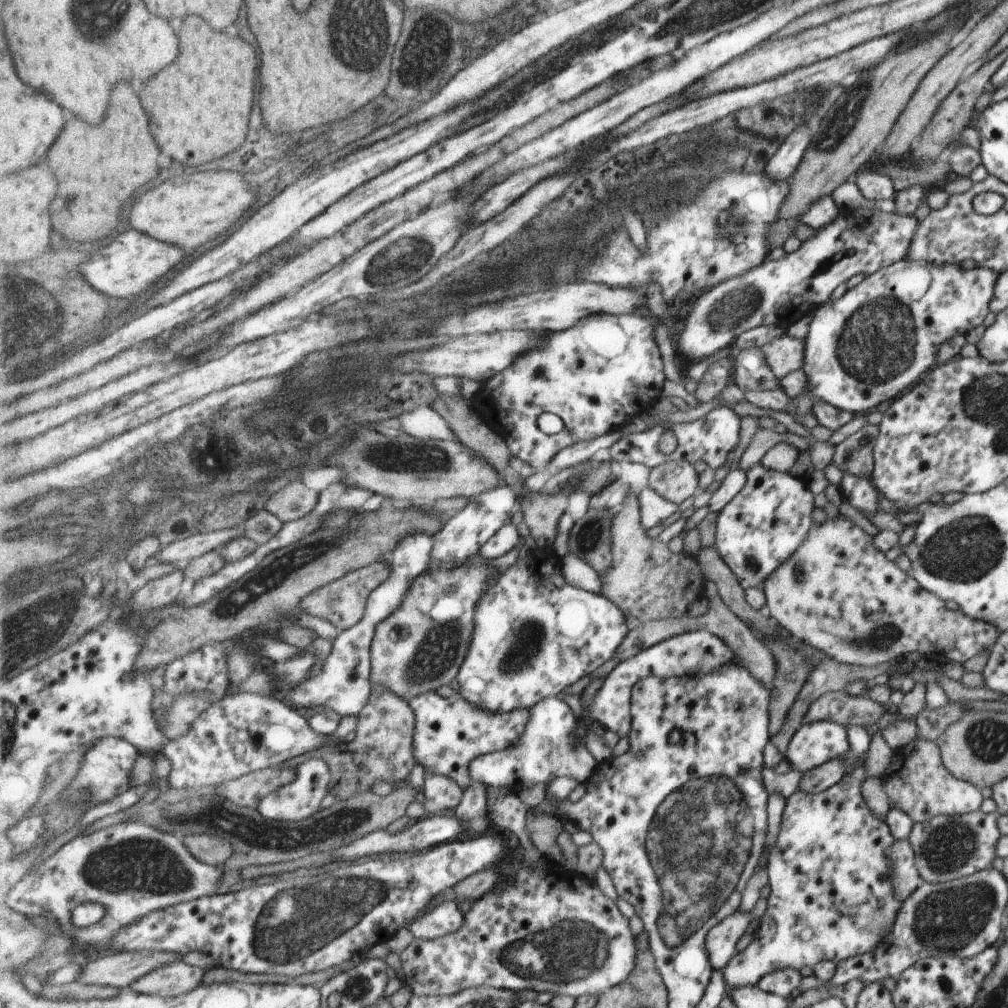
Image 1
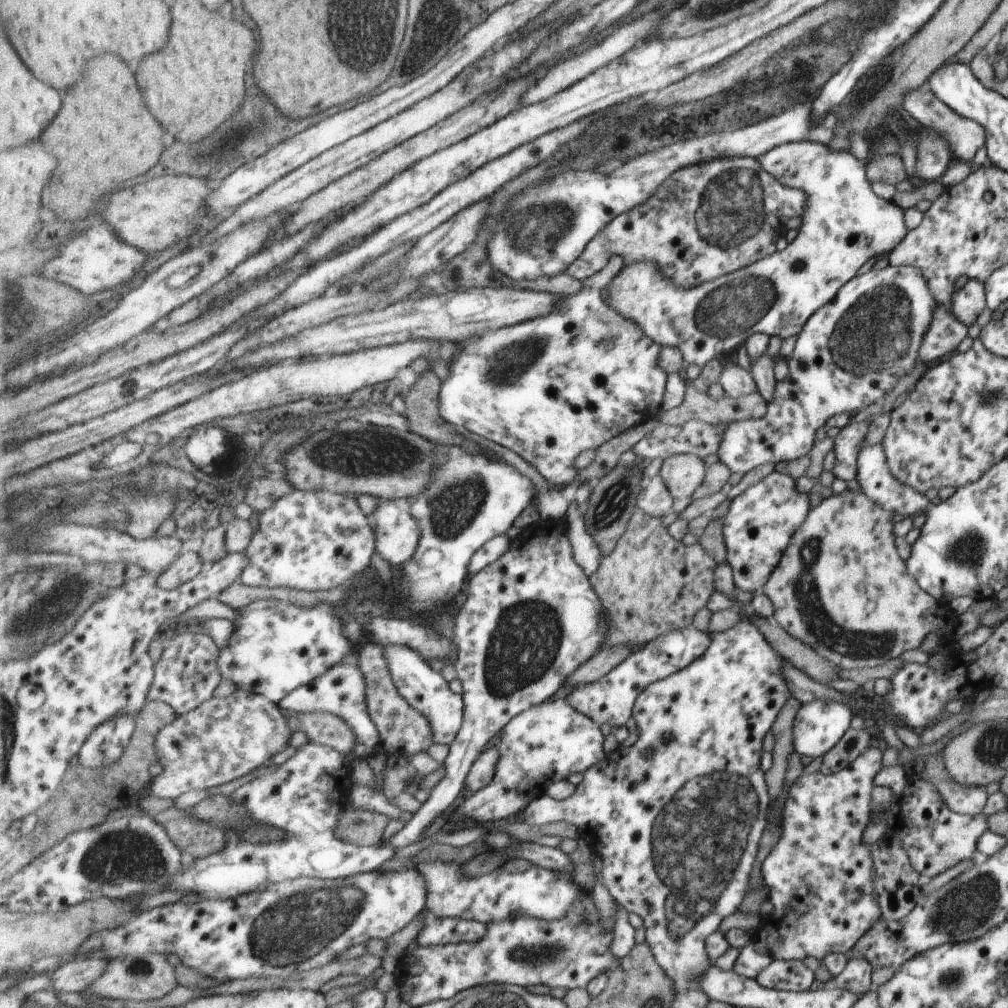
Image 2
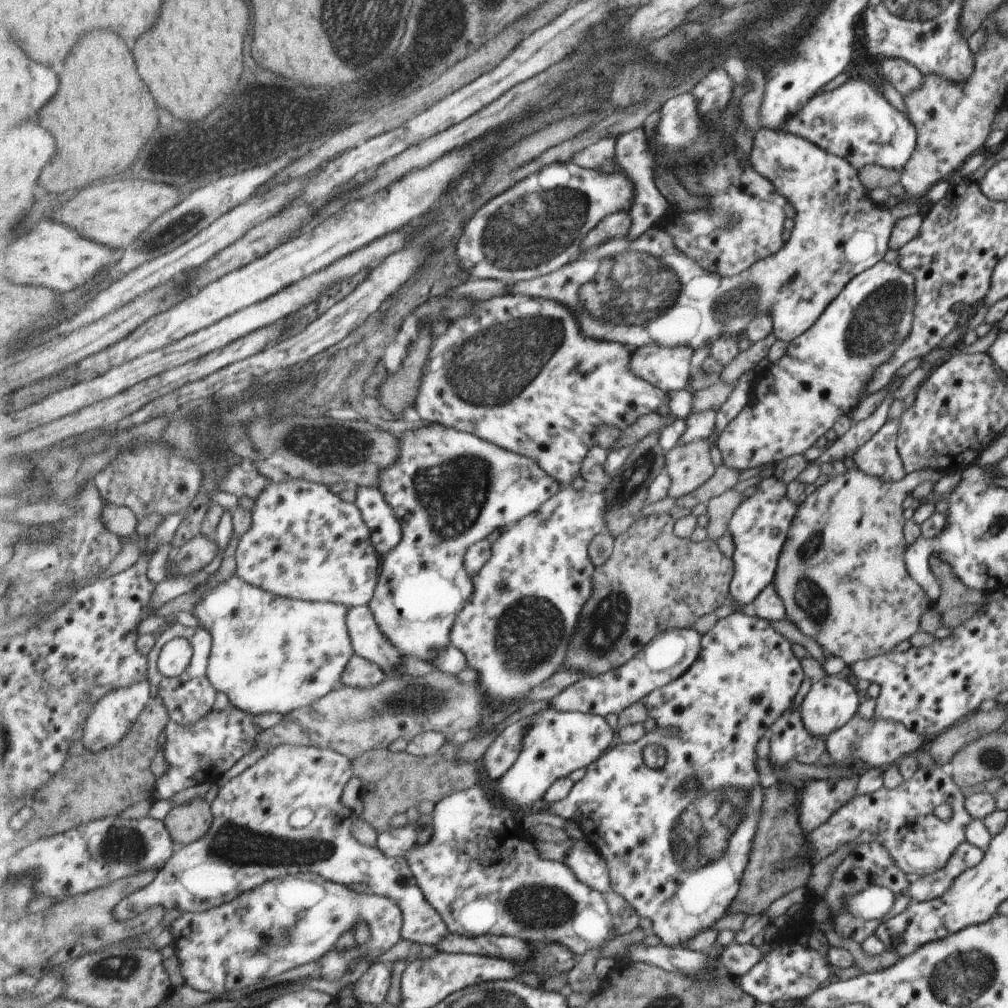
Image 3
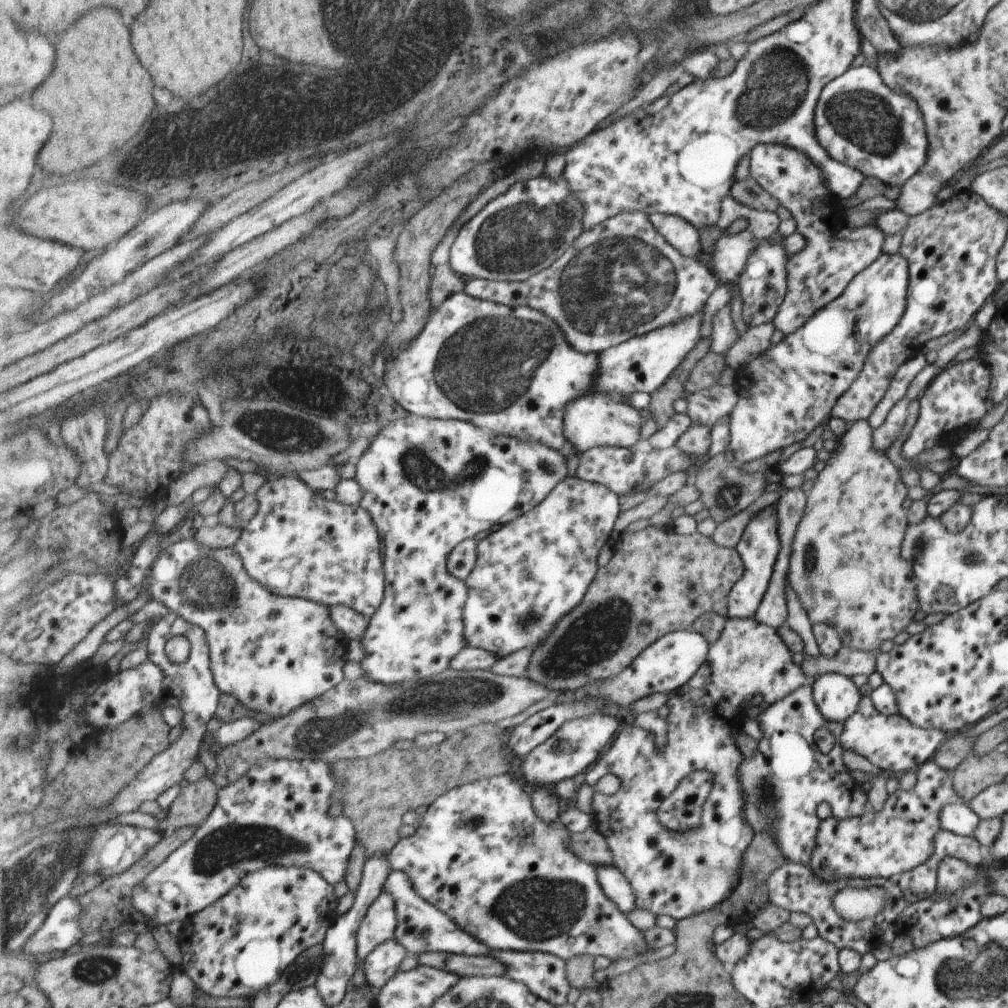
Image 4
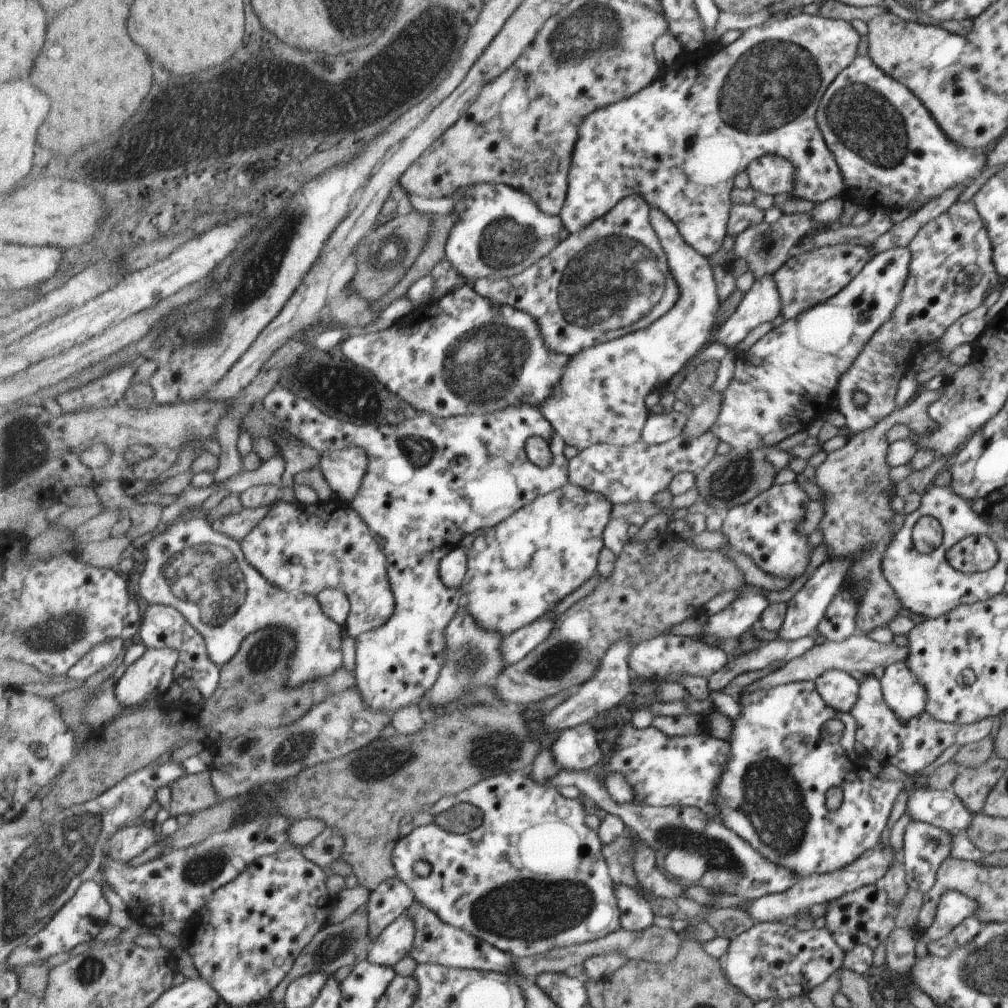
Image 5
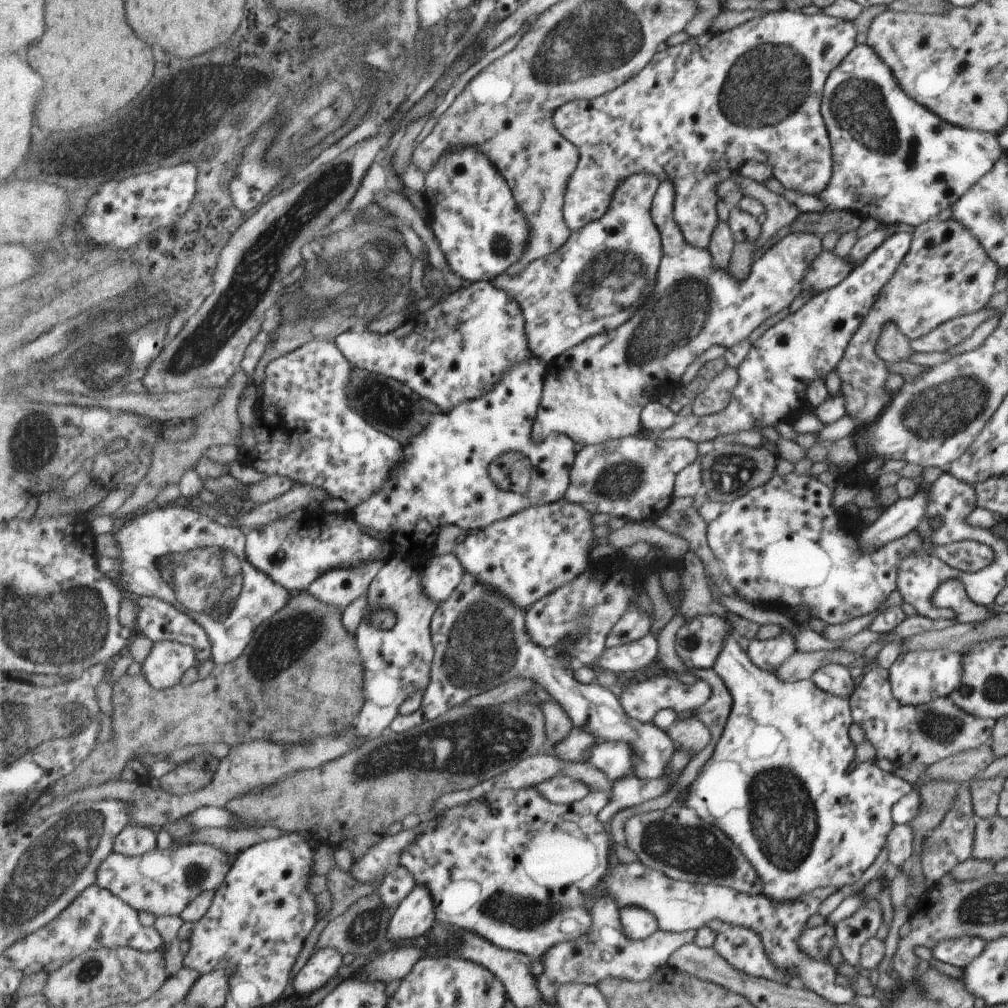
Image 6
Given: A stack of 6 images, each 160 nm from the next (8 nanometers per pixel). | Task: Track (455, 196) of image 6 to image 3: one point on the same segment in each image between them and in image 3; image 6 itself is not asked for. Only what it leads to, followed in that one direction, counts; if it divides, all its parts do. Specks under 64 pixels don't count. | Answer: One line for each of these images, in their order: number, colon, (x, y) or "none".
3: (535, 227)
4: (523, 231)
5: (501, 231)

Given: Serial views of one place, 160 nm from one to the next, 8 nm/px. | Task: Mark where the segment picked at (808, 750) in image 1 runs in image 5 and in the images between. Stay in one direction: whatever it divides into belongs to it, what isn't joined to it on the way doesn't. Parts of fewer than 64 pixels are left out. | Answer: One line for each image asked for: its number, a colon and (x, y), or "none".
2: (817, 726)
3: (830, 702)
4: (835, 695)
5: (838, 689)

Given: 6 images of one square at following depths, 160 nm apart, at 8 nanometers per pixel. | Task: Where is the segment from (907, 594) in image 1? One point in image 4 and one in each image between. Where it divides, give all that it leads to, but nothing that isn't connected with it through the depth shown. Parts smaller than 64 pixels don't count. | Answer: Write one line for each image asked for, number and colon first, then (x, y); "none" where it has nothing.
2: (839, 587)
3: (840, 576)
4: (844, 567)

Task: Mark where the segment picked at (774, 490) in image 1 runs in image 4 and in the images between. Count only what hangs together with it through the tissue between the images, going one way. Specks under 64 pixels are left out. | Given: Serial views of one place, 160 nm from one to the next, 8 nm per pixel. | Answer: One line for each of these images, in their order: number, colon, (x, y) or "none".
2: (759, 523)
3: (758, 526)
4: (759, 545)

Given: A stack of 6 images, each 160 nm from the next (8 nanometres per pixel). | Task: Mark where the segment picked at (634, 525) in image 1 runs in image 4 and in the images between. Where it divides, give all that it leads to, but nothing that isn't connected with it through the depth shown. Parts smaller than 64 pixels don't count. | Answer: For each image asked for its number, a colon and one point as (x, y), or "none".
2: (650, 584)
3: (654, 581)
4: (658, 581)

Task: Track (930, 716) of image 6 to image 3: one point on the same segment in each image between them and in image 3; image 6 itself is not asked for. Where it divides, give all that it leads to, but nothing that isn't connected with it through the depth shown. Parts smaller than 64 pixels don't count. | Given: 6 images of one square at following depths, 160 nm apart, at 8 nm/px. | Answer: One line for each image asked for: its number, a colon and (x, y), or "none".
3: (878, 743)
4: (893, 744)
5: (910, 745)

